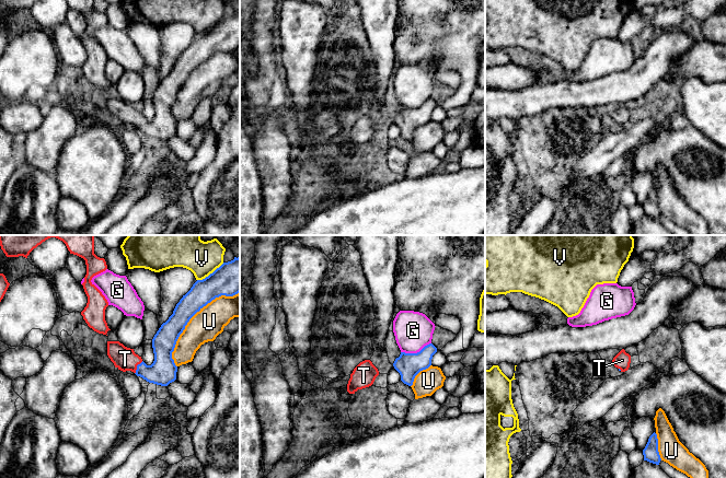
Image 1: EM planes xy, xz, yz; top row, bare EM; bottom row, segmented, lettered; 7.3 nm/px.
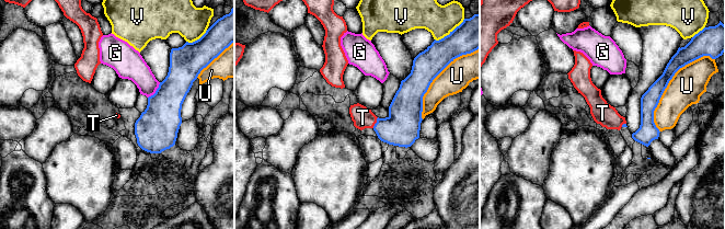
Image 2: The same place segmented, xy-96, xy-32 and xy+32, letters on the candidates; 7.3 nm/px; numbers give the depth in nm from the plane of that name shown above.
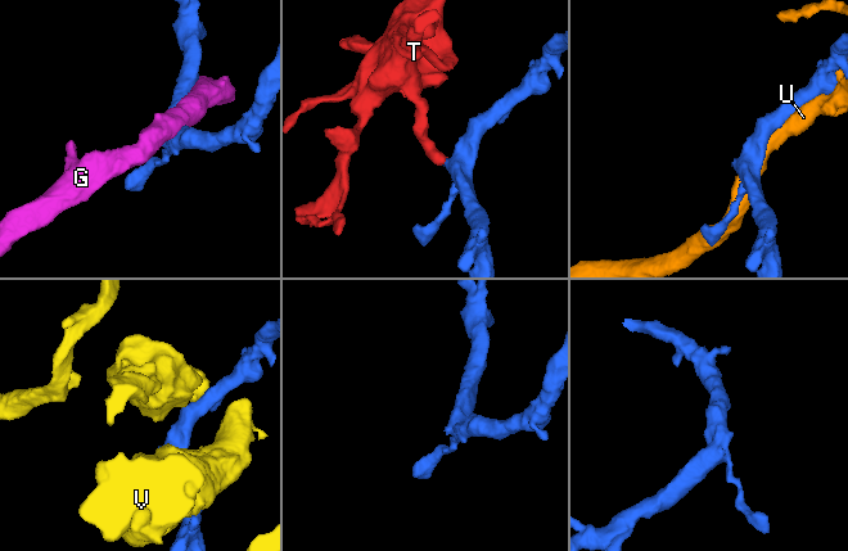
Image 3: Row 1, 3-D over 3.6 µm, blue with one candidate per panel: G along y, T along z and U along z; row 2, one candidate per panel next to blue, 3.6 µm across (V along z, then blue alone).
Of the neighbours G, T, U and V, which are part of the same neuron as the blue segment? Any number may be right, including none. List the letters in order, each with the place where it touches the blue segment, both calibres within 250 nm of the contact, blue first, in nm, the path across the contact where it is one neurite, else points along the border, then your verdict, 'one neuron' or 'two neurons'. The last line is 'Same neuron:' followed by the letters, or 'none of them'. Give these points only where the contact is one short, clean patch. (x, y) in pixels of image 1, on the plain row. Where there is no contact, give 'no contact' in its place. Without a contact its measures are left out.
G: xz (415, 108) | 180/280 nm | two neurons
T: xy (137, 121) | 190/170 nm | across xy (162, 127), (146, 127), (137, 121), (125, 114) | one neuron
U: xy (191, 72) | 180/220 nm | two neurons
V: xy (210, 28) | 240/220 nm | two neurons
Same neuron: T

